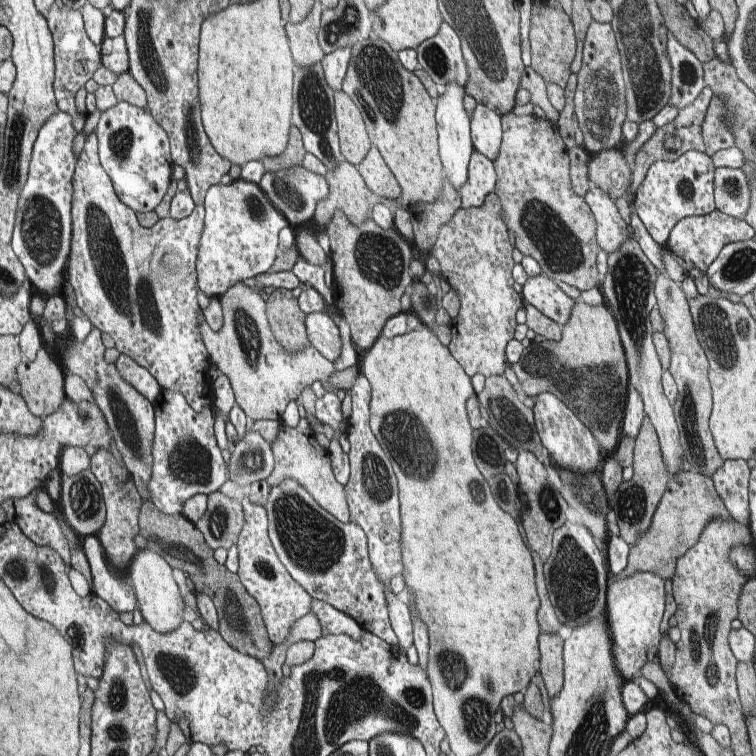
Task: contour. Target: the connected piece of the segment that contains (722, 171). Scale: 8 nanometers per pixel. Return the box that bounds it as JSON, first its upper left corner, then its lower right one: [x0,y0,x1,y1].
[713,167,749,219]

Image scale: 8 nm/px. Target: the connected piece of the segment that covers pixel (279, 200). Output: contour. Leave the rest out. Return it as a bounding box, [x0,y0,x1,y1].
[259,164,329,228]

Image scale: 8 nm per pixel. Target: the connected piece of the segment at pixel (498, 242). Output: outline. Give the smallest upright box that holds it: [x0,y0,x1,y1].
[430,192,522,379]

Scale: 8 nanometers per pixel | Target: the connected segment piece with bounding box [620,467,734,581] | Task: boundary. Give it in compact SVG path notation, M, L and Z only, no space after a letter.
M689 467L670 478L663 501L655 511L651 529L629 551L626 569L620 572L621 578L630 577L638 572L653 571L664 581L672 580L677 574L680 558L699 542L711 521L734 520L724 507L723 499L717 494L713 482L712 478L698 474Z

